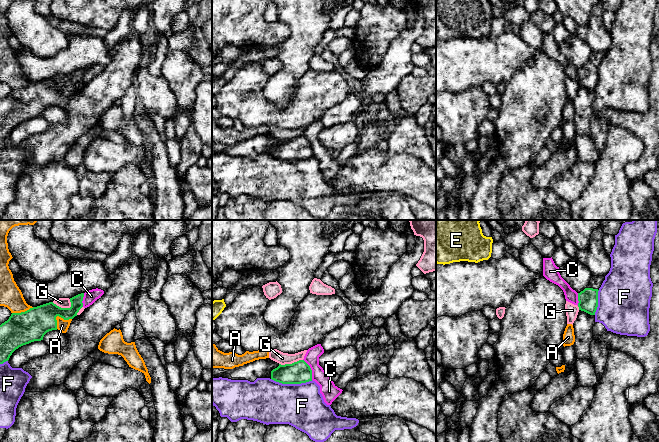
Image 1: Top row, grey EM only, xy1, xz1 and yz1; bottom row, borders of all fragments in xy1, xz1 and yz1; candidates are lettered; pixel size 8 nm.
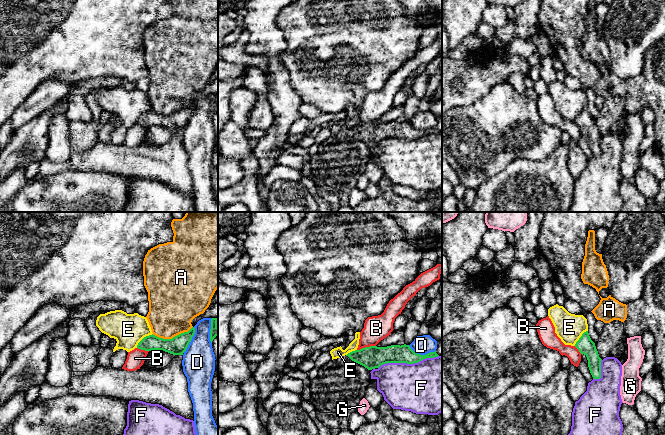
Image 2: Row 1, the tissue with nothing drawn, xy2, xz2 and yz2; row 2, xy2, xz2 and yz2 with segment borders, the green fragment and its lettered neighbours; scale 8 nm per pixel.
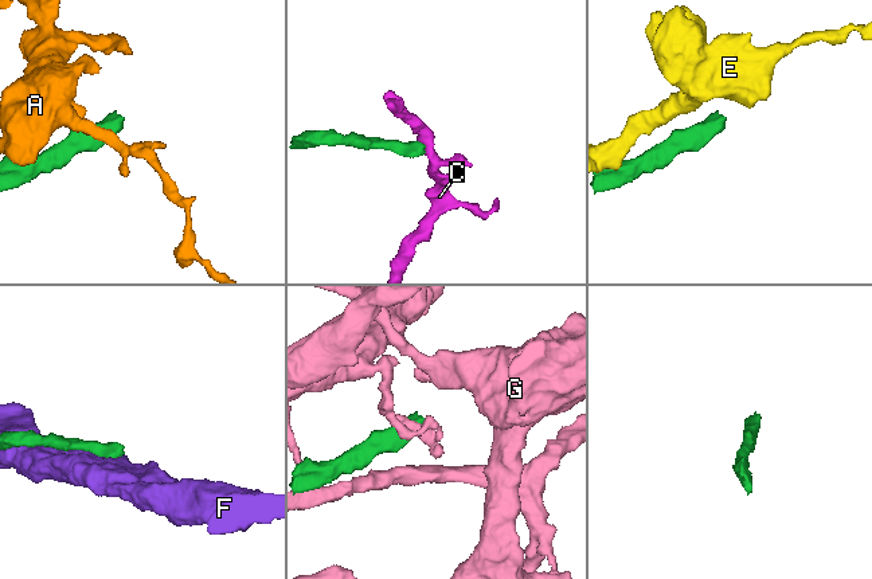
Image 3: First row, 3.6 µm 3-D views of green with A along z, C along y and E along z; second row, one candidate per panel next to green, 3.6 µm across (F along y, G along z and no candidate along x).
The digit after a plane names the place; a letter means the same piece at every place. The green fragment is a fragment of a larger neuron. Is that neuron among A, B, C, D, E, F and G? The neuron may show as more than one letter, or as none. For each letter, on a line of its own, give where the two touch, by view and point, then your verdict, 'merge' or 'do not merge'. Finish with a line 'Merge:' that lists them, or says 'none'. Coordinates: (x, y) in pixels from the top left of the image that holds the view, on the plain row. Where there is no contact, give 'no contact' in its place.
A: meets green in xy2 at (173, 113); do not merge
B: meets green in xz2 at (366, 123); do not merge
C: meets green in xz1 at (310, 145); do not merge
D: meets green in xz2 at (422, 131); do not merge
E: meets green in xy2 at (143, 114); do not merge
F: meets green in xz2 at (408, 139); do not merge
G: meets green in xy1 at (62, 84); do not merge
Merge: none

